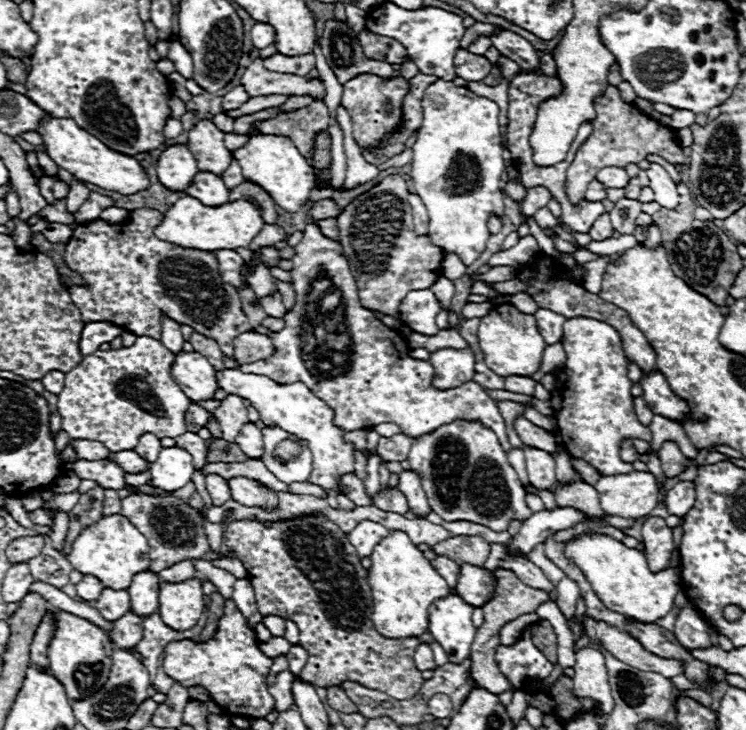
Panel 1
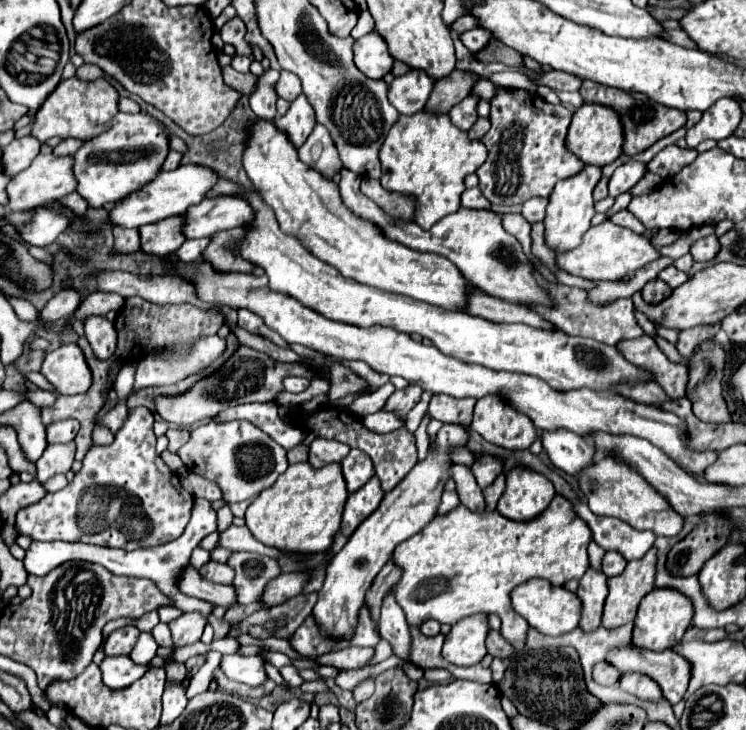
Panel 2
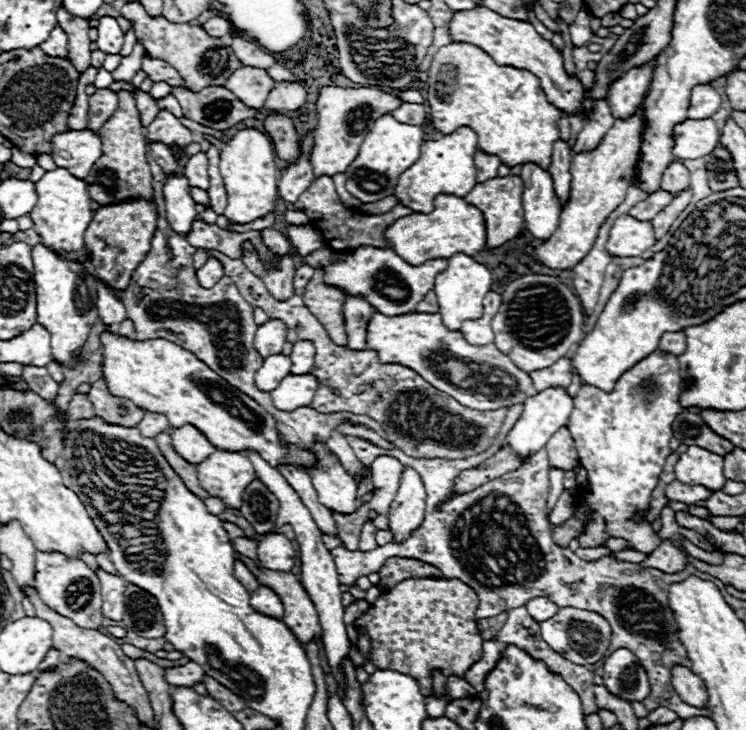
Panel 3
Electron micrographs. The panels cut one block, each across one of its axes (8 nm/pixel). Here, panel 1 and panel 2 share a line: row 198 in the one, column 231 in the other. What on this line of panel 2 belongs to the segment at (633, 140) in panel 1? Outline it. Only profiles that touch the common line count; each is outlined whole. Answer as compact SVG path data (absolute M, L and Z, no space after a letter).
M206 562L202 568L200 568L200 574L206 578L206 580L212 580L216 584L230 584L232 578L234 578L234 570L228 566L228 564L220 564L220 562Z

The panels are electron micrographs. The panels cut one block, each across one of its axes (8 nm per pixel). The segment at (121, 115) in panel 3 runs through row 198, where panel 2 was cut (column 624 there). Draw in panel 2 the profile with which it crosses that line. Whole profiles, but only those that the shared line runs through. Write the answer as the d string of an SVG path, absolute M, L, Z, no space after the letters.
M582 80L580 94L582 94L584 102L596 102L596 104L612 106L620 114L620 120L622 120L622 126L624 126L624 136L626 136L624 154L628 154L628 156L640 154L642 150L650 148L660 138L676 132L678 128L682 128L686 124L686 112L682 112L682 110L666 108L666 106L654 102L654 112L652 112L652 102L650 100L636 100L628 92L622 92L618 88L610 88L610 86L604 86L604 84L596 84L596 82L590 82L590 80Z

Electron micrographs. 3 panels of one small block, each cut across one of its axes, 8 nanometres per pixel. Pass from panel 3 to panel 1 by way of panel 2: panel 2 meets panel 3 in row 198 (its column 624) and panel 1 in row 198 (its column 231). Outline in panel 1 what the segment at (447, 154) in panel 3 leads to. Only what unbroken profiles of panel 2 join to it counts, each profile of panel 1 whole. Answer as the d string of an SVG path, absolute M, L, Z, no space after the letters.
M272 134L252 136L242 148L236 148L232 154L238 160L246 180L264 188L280 208L286 212L298 212L306 204L308 194L314 188L314 168L298 152L292 140Z

